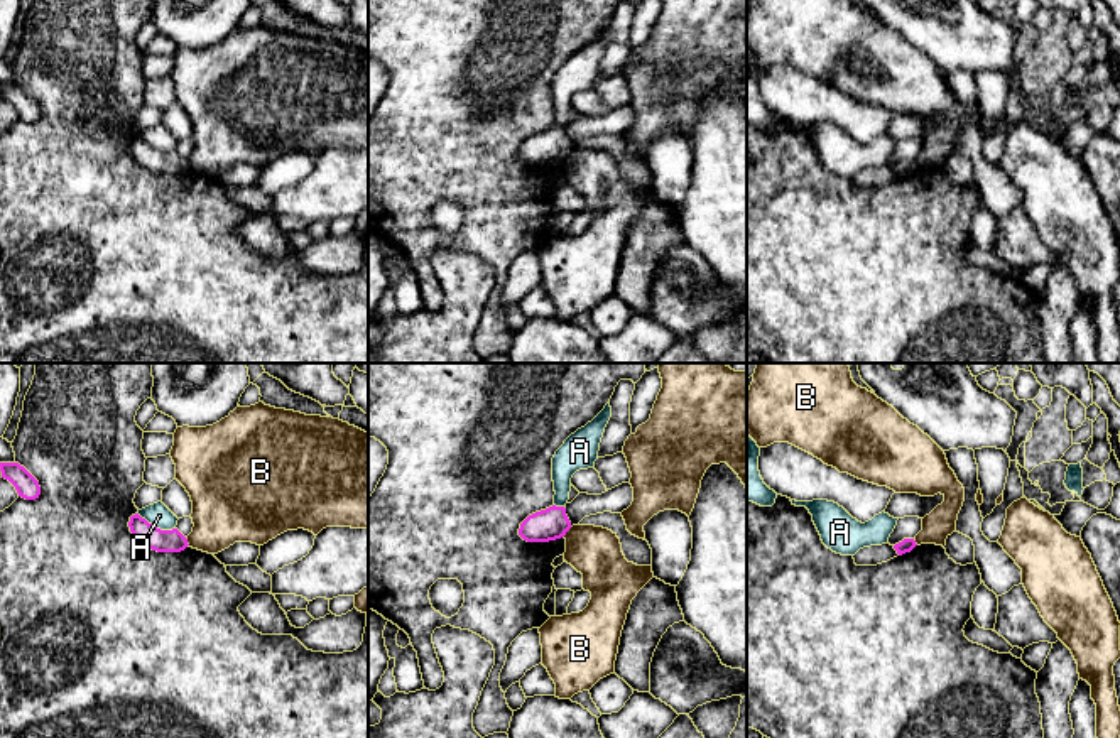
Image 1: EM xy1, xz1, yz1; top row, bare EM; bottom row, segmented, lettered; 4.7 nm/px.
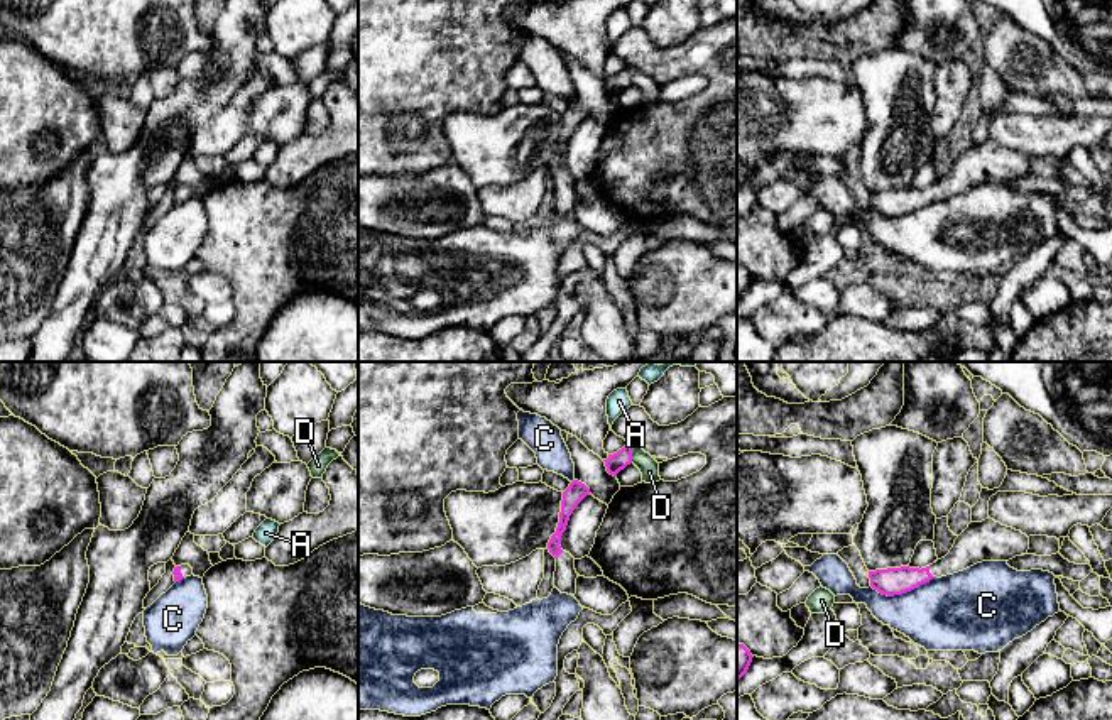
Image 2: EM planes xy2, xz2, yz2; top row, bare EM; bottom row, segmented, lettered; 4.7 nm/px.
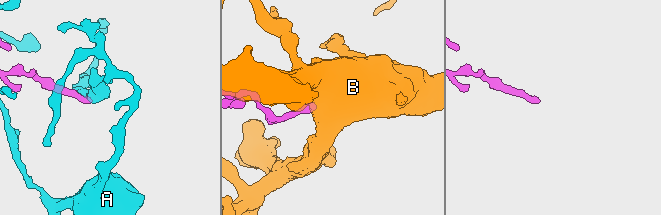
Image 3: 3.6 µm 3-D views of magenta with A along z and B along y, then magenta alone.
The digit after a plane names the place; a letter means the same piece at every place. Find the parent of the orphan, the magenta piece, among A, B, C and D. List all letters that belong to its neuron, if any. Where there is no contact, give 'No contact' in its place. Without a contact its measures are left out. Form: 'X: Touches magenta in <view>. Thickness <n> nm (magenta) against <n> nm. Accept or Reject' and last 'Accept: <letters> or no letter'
A: Touches magenta in xy1. Thickness 110 nm (magenta) against 110 nm. Reject
B: Touches magenta in xz1. Thickness 150 nm (magenta) against 240 nm. Reject
C: Touches magenta in yz2. Thickness 130 nm (magenta) against 360 nm. Reject
D: Touches magenta in xz2. Thickness 90 nm (magenta) against 90 nm. Reject
Accept: no letter

